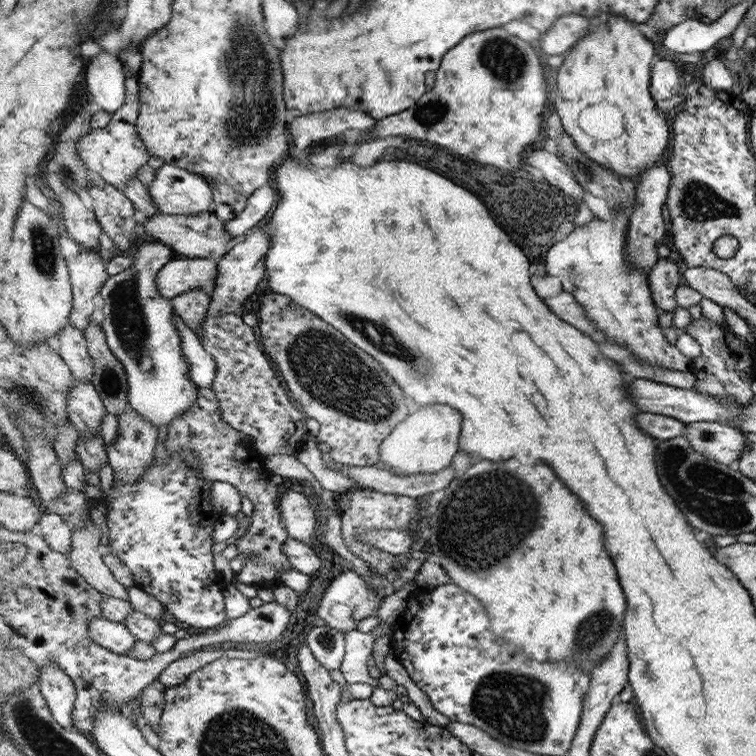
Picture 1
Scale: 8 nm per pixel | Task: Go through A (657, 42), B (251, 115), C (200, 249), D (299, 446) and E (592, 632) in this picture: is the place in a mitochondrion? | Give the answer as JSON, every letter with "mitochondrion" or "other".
{"A":"other","B":"mitochondrion","C":"other","D":"other","E":"mitochondrion"}

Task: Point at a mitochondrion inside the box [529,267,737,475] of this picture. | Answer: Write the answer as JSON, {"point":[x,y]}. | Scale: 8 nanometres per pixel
{"point":[709,435]}

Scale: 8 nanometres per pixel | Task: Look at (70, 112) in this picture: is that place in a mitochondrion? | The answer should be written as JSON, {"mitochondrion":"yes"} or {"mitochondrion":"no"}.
{"mitochondrion":"no"}

